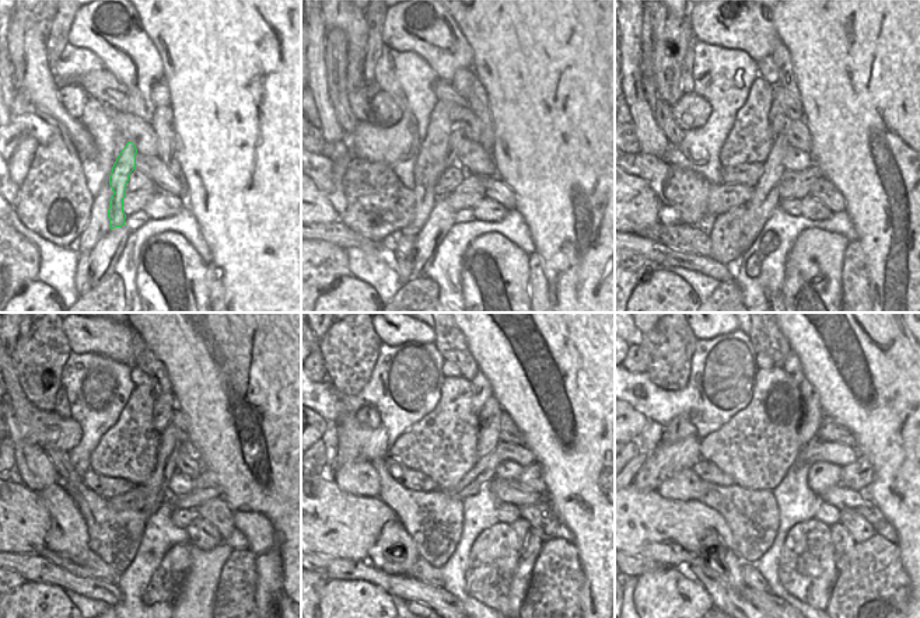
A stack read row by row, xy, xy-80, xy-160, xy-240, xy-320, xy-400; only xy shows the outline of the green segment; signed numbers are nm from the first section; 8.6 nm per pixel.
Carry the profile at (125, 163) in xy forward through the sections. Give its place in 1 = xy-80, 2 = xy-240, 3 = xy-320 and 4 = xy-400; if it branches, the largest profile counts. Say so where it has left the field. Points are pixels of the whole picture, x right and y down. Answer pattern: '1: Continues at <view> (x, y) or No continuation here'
1: Continues at xy-80 (457, 131)
2: Continues at xy-240 (164, 405)
3: Continues at xy-320 (482, 391)
4: Continues at xy-400 (793, 366)

